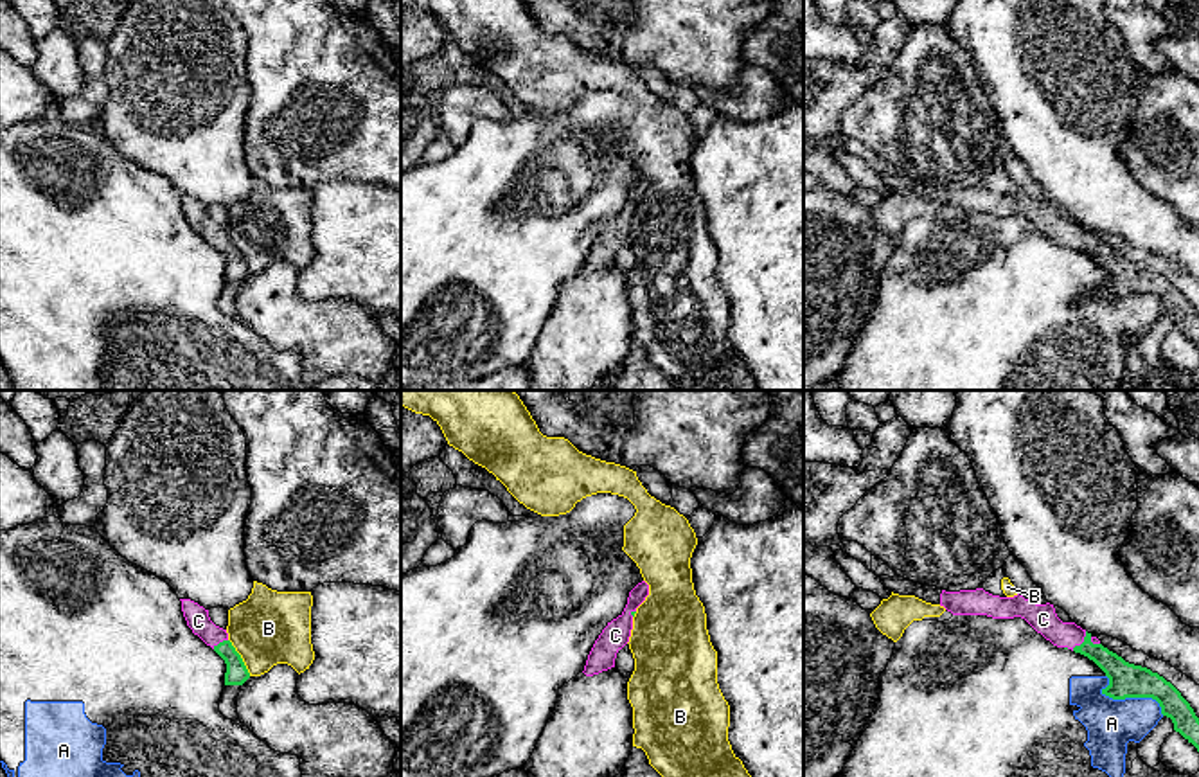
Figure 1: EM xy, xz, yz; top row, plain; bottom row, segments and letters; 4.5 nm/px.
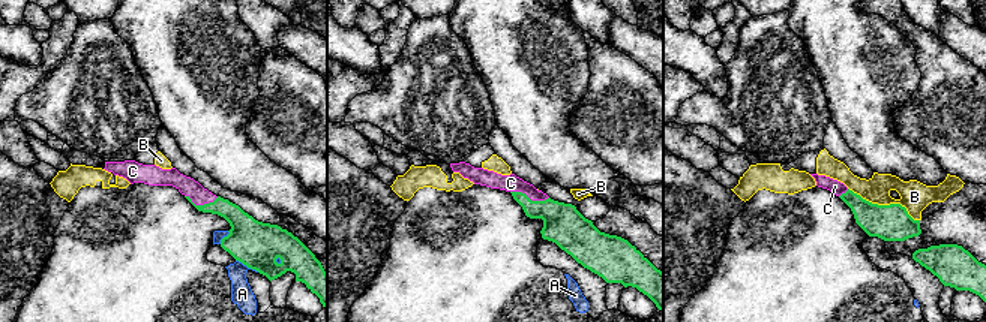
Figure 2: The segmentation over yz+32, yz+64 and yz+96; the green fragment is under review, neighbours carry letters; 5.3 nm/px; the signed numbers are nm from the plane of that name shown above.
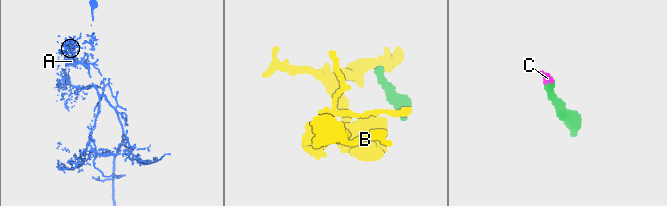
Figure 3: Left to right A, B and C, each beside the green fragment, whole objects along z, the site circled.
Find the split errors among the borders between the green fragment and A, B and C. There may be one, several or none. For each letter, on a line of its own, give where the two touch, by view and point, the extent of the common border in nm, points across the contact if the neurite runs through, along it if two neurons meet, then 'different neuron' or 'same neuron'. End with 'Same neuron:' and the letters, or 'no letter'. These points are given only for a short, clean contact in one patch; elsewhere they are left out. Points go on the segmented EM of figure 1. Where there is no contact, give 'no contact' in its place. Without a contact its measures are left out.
A: meets green in yz at (1127, 696); contact 320 nm long; different neuron
B: meets green in xy at (239, 657); contact 190 nm long; border along xy (229, 639), (250, 675); different neuron
C: meets green in yz at (1083, 643); contact 110 nm long; same neuron
Same neuron: C

